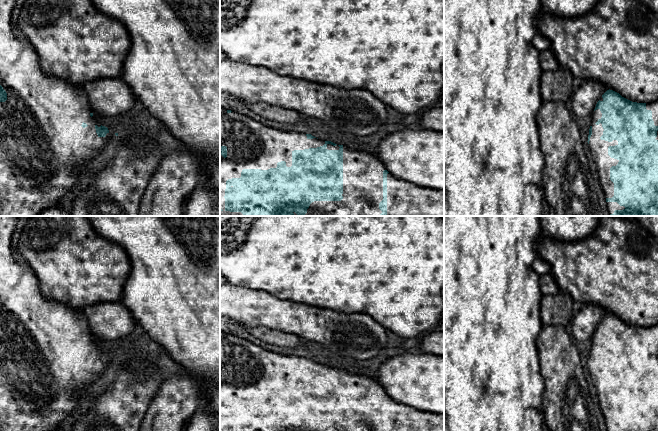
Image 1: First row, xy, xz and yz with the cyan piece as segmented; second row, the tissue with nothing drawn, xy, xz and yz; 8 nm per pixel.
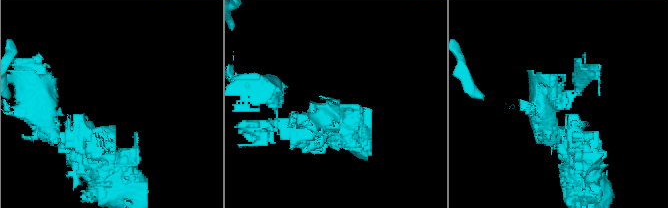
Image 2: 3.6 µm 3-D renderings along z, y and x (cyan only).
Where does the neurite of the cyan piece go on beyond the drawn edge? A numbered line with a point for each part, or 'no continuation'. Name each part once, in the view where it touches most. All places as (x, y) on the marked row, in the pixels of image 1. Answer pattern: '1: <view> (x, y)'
1: xz (250, 144)

